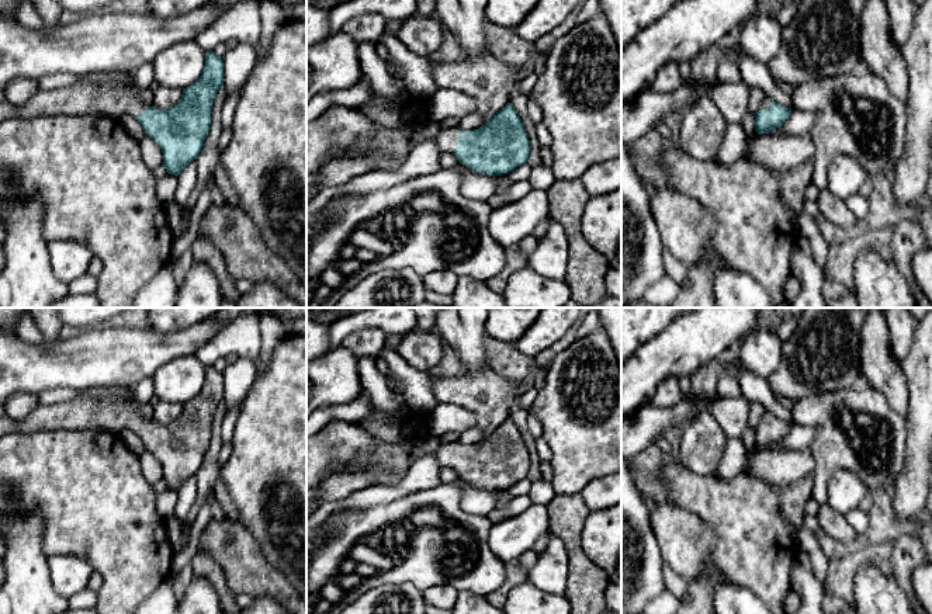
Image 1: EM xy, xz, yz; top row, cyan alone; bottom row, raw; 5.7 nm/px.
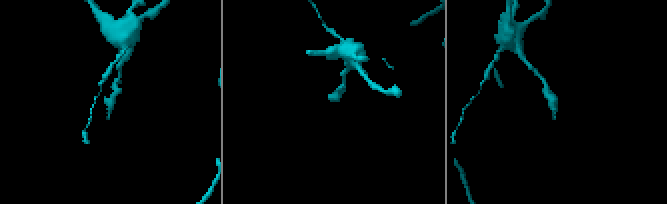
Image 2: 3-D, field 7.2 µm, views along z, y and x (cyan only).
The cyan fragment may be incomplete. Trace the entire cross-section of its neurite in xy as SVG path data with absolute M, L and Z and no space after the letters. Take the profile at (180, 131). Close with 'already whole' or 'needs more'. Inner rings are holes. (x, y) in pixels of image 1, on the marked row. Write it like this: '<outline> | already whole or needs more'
M207 51L205 66L197 81L183 90L181 100L169 110L148 107L136 90L132 73L127 84L93 81L82 76L76 83L37 90L22 105L0 104L0 122L7 118L32 119L49 115L104 115L119 119L134 115L162 149L169 174L180 171L200 155L209 132L211 111L224 86L224 59Z | needs more

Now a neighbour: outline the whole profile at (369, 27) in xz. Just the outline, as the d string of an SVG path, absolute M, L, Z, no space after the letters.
M363 14L346 22L342 28L357 45L361 42L378 44L385 30L385 18L378 14Z

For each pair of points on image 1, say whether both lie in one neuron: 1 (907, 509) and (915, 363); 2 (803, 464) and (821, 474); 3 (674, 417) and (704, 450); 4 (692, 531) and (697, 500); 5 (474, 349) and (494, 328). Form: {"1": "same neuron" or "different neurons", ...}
{"1": "same neuron", "2": "different neurons", "3": "different neurons", "4": "different neurons", "5": "different neurons"}

